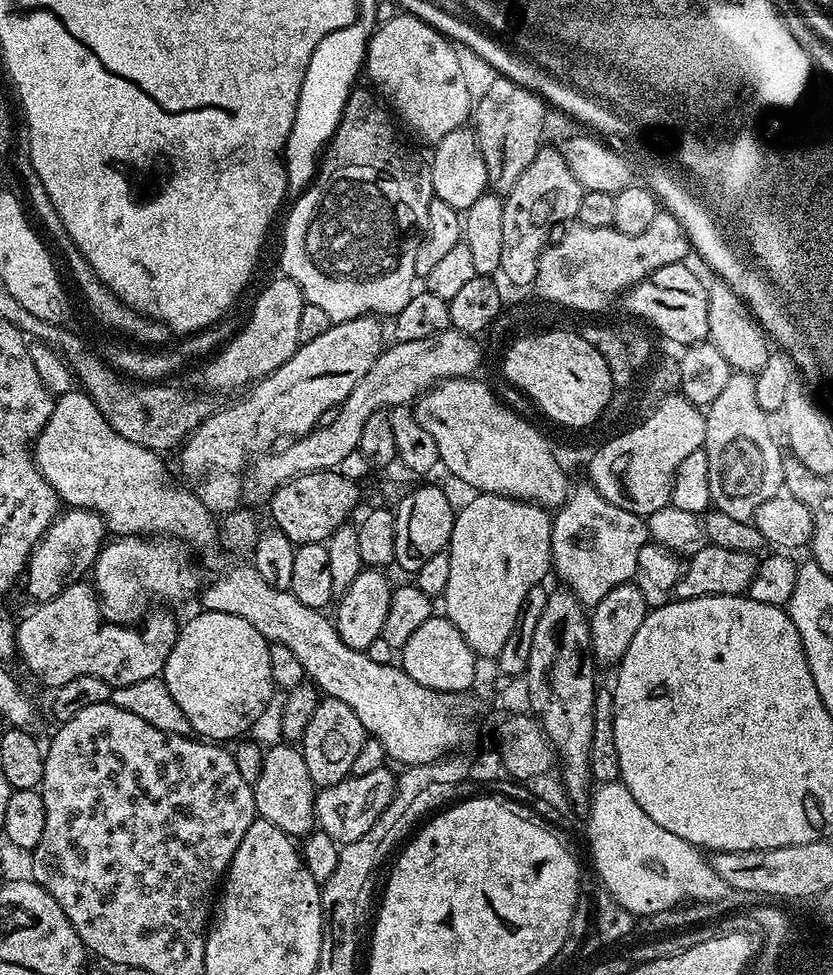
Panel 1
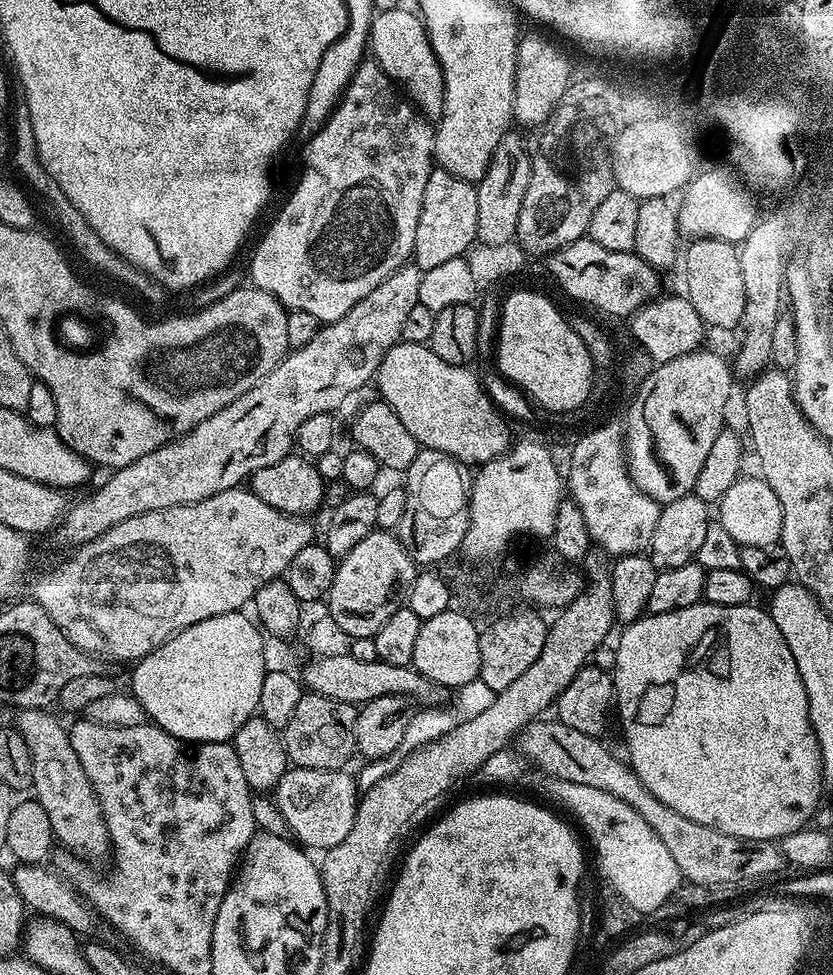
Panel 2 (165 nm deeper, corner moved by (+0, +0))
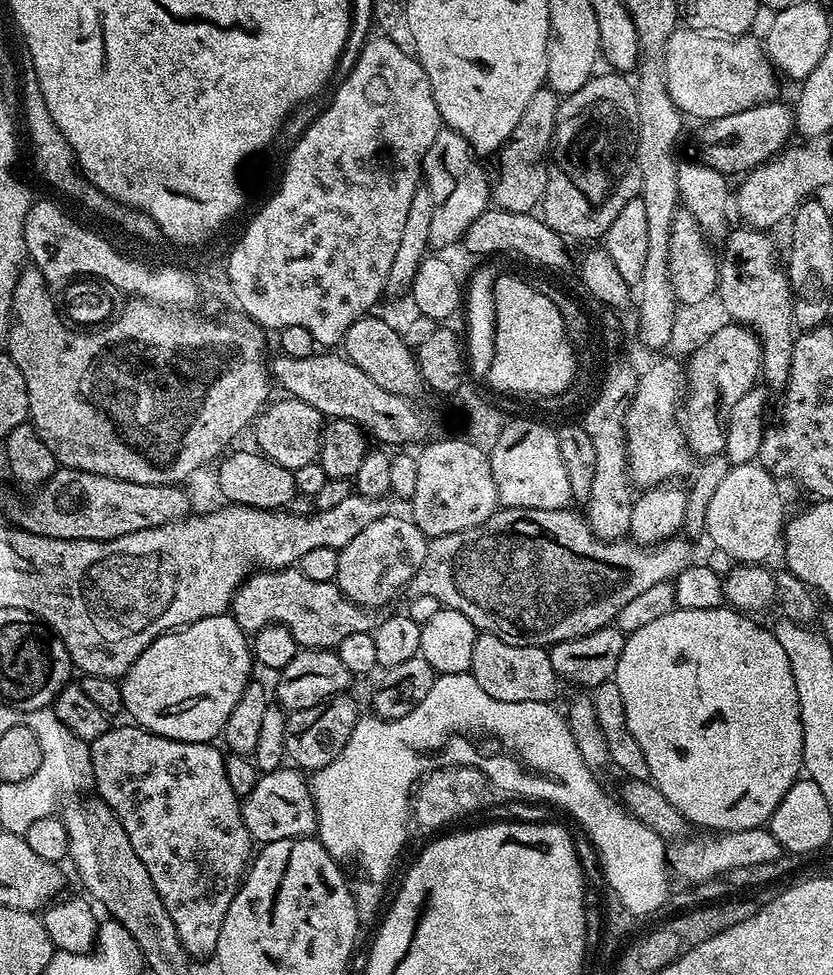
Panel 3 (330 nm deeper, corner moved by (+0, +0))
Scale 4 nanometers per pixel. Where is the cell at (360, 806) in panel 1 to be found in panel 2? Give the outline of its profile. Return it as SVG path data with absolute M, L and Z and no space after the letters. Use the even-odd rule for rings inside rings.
M292 766L278 782L274 799L278 810L282 810L282 818L286 818L286 826L290 826L292 836L305 849L327 850L338 846L338 842L342 842L342 838L350 834L350 826L354 826L358 780L348 770L314 770Z

